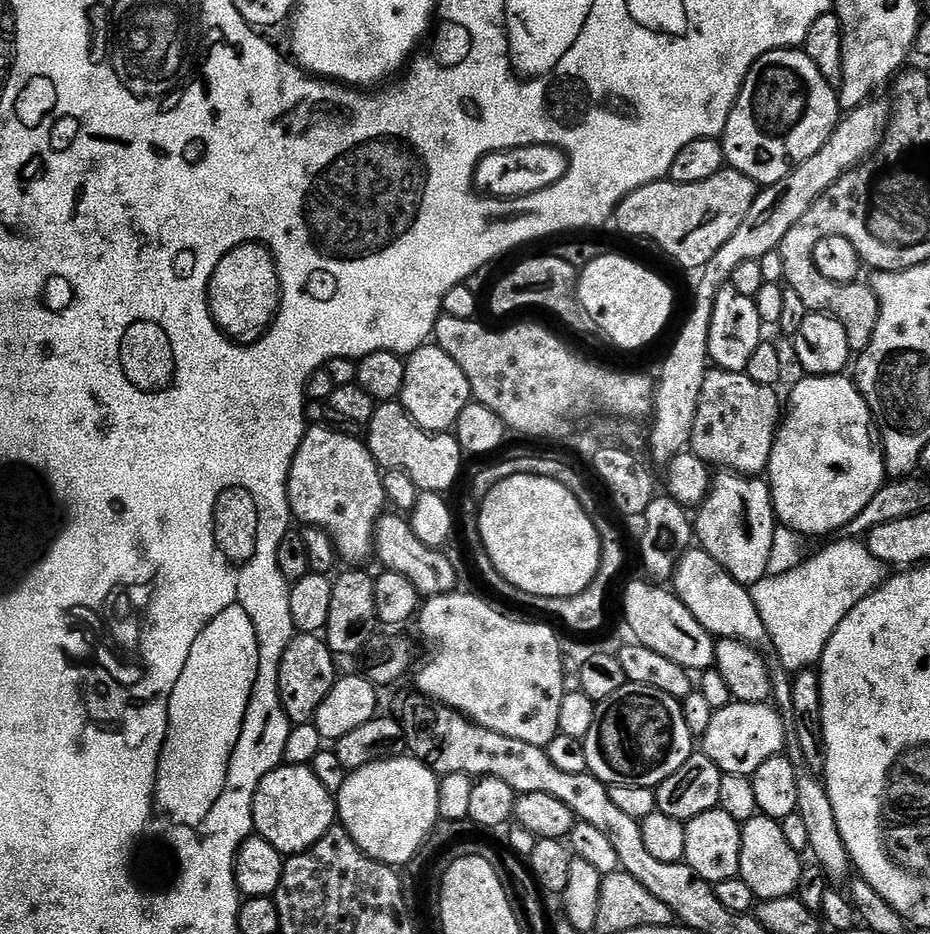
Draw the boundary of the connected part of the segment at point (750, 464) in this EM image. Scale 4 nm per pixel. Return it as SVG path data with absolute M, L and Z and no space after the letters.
M712 370L707 373L702 386L697 414L694 418L691 451L709 466L723 466L741 474L760 474L767 469L772 447L776 441L776 430L782 419L782 400L776 397L777 389L770 384L759 384L744 372Z

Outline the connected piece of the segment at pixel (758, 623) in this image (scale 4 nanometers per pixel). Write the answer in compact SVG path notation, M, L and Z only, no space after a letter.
M696 546L681 555L676 563L674 591L686 610L690 610L690 614L694 614L694 618L698 618L700 625L714 638L740 640L743 644L753 646L763 645L767 641L766 626L762 626L762 618L754 606L751 591L738 583L703 548Z

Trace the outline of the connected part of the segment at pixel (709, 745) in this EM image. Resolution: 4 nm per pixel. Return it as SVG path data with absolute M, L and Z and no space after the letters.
M733 702L722 710L713 712L710 718L710 730L702 737L703 755L709 756L724 774L742 774L753 776L770 758L781 755L786 748L784 720L775 707L763 704L742 704Z

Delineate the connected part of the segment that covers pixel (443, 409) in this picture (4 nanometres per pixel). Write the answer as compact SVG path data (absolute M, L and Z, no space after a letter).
M429 342L423 348L407 353L398 400L422 430L433 434L451 433L458 422L458 414L462 414L472 400L472 391L466 374L462 374L462 366L458 366L458 362L454 362L454 358L450 358L450 354L446 354L435 343Z

